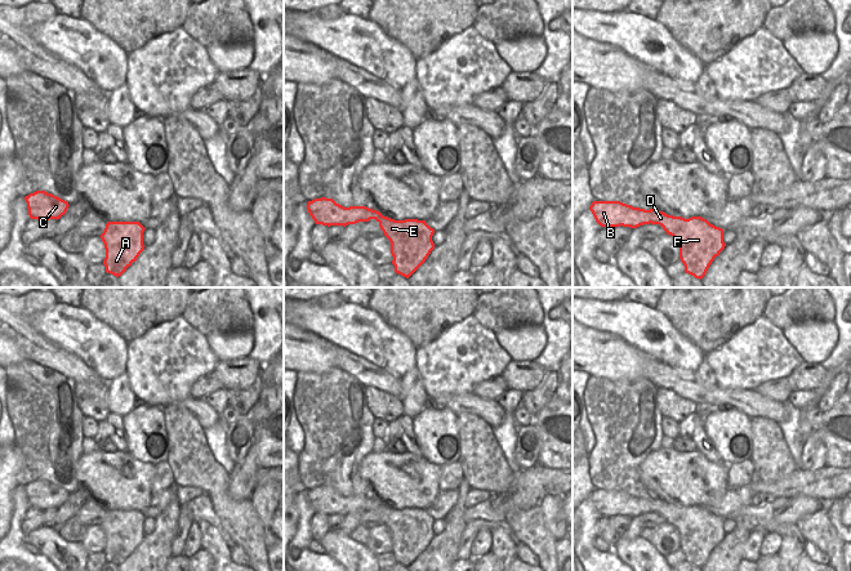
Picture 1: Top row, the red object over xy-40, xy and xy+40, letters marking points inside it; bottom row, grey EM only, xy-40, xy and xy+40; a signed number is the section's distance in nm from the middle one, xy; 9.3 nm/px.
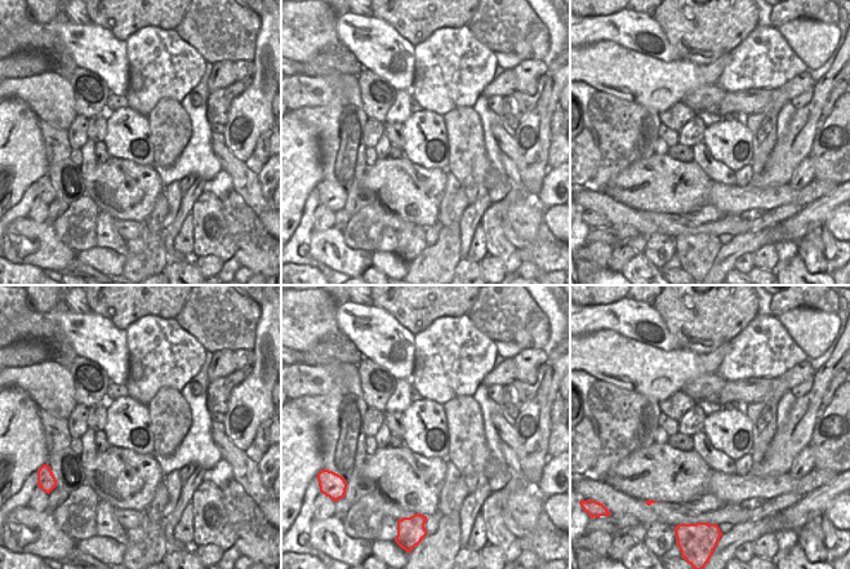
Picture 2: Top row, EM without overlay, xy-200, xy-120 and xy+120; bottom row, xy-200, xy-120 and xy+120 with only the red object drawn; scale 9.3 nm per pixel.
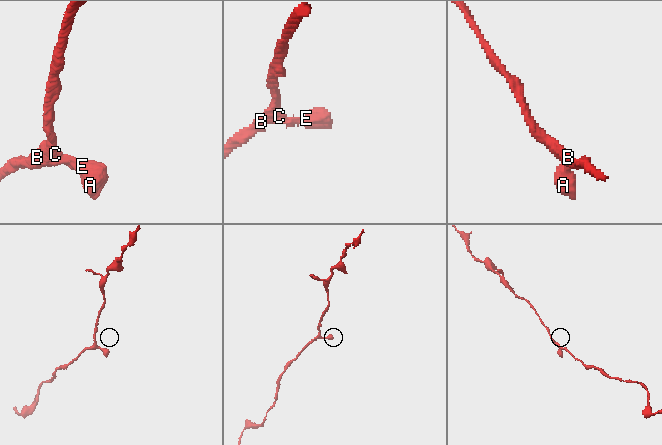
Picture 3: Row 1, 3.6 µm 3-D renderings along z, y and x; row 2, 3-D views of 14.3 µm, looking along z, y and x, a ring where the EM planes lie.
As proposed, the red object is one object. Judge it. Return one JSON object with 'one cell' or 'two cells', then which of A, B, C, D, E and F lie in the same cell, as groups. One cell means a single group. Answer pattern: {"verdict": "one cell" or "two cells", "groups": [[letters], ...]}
{"verdict": "one cell", "groups": [["A", "B", "C", "D", "E", "F"]]}

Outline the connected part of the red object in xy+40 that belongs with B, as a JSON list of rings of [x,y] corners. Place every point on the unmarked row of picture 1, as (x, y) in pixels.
[[[593,490],[589,495],[601,516],[631,516],[659,513],[680,532],[680,548],[685,561],[703,567],[716,545],[725,537],[723,518],[710,513],[701,505],[668,504],[656,496],[650,499],[633,496],[620,490]]]

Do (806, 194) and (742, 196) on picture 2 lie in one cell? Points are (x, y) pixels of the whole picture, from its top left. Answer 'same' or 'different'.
same

